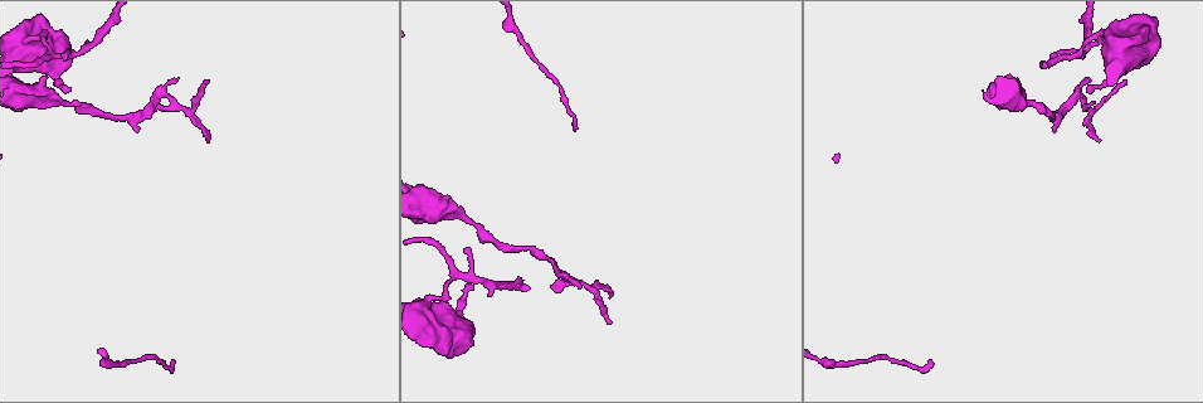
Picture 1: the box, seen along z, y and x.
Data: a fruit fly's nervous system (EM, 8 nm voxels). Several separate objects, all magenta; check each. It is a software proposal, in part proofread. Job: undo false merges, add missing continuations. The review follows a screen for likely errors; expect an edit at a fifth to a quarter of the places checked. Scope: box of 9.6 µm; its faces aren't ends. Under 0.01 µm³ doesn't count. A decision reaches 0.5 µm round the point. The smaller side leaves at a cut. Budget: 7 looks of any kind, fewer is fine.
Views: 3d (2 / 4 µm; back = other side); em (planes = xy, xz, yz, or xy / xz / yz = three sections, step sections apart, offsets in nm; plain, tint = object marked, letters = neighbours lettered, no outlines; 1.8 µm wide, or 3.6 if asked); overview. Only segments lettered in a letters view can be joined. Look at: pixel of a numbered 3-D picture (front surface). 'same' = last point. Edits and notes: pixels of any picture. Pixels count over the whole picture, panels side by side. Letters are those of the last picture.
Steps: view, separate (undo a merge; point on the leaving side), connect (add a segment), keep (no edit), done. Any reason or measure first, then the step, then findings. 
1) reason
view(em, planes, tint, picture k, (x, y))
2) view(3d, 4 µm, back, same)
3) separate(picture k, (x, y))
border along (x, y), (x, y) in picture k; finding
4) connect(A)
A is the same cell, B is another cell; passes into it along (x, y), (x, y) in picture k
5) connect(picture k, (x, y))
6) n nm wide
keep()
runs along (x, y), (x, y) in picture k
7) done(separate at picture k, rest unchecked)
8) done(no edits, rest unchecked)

free end
view(em, planes, letters, picture 1, (45, 78))

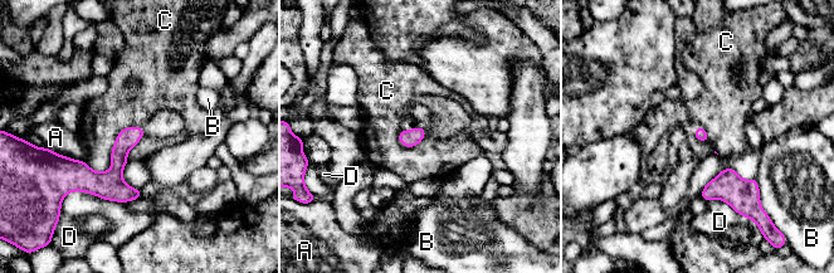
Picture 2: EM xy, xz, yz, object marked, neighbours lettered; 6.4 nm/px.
keep()
A, B, C and D are other cells; runs along (140, 132), (106, 178), (68, 162) in picture 2; none of them fits

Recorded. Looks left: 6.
abrupt turn
view(em, xy, step 8, tint, picture 1, (591, 287))

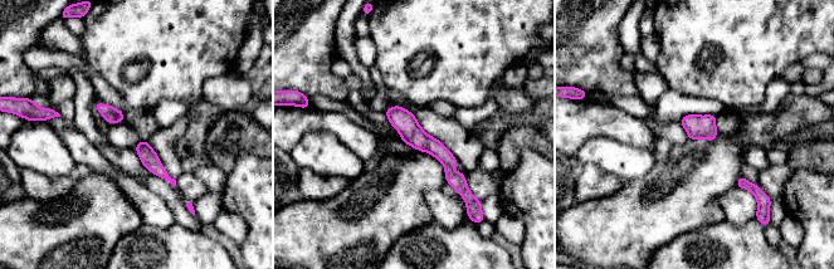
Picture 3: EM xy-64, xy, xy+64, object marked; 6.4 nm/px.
another direction
view(em, yz, step 8, letters, same)

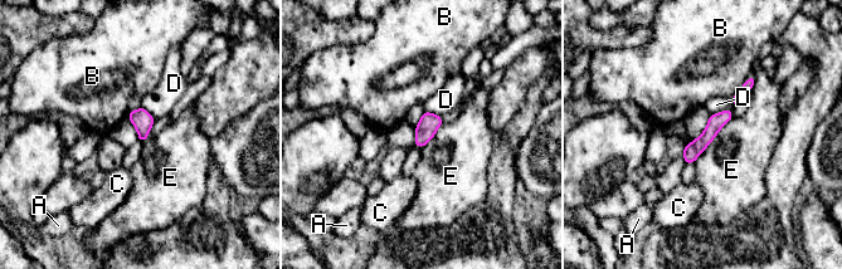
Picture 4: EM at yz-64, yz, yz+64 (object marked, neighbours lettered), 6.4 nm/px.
E touches over 380 nm
keep()
A, B, C, D and E are other cells; one neuron here

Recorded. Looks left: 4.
long arm stops here
view(em, yz, step 16, tint, picture 1, (173, 360))

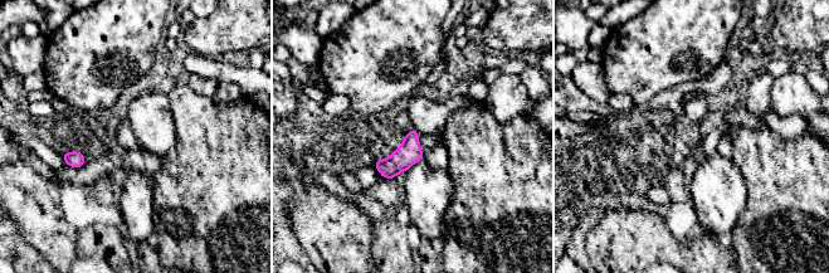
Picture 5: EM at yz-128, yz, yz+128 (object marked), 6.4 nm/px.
cut it another way
view(em, planes, letters, same)

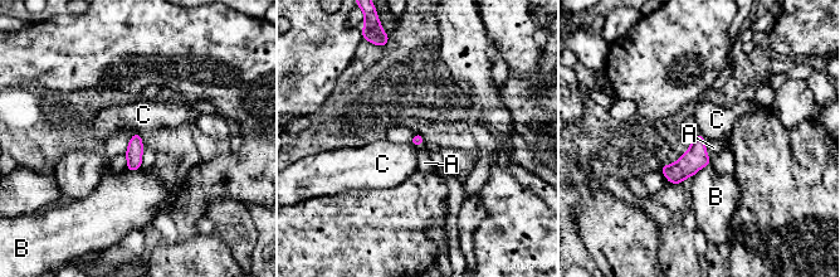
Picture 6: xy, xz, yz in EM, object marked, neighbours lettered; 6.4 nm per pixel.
connect(A)
A is the same cell, B and C are other cells; passes into it along (688, 165), (706, 149), (713, 147) in picture 6; it goes on there

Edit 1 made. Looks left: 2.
done(connect at picture 6, rest unchecked)

